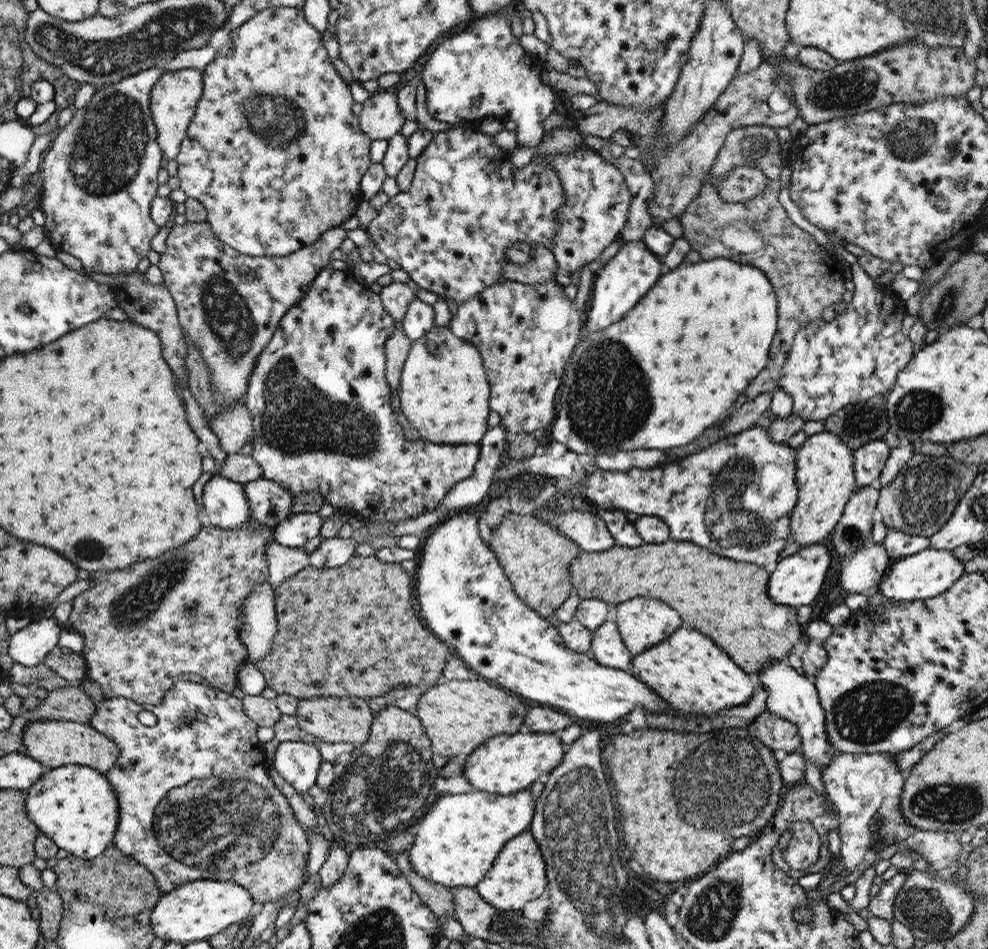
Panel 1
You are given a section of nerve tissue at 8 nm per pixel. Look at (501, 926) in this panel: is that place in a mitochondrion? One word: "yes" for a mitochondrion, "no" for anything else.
yes

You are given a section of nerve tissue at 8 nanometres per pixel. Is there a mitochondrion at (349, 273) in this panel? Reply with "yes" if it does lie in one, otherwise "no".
no

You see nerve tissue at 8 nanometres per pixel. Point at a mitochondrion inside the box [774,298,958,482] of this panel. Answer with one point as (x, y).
(919, 409)

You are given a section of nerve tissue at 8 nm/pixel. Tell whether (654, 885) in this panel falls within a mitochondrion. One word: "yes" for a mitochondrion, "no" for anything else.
no

